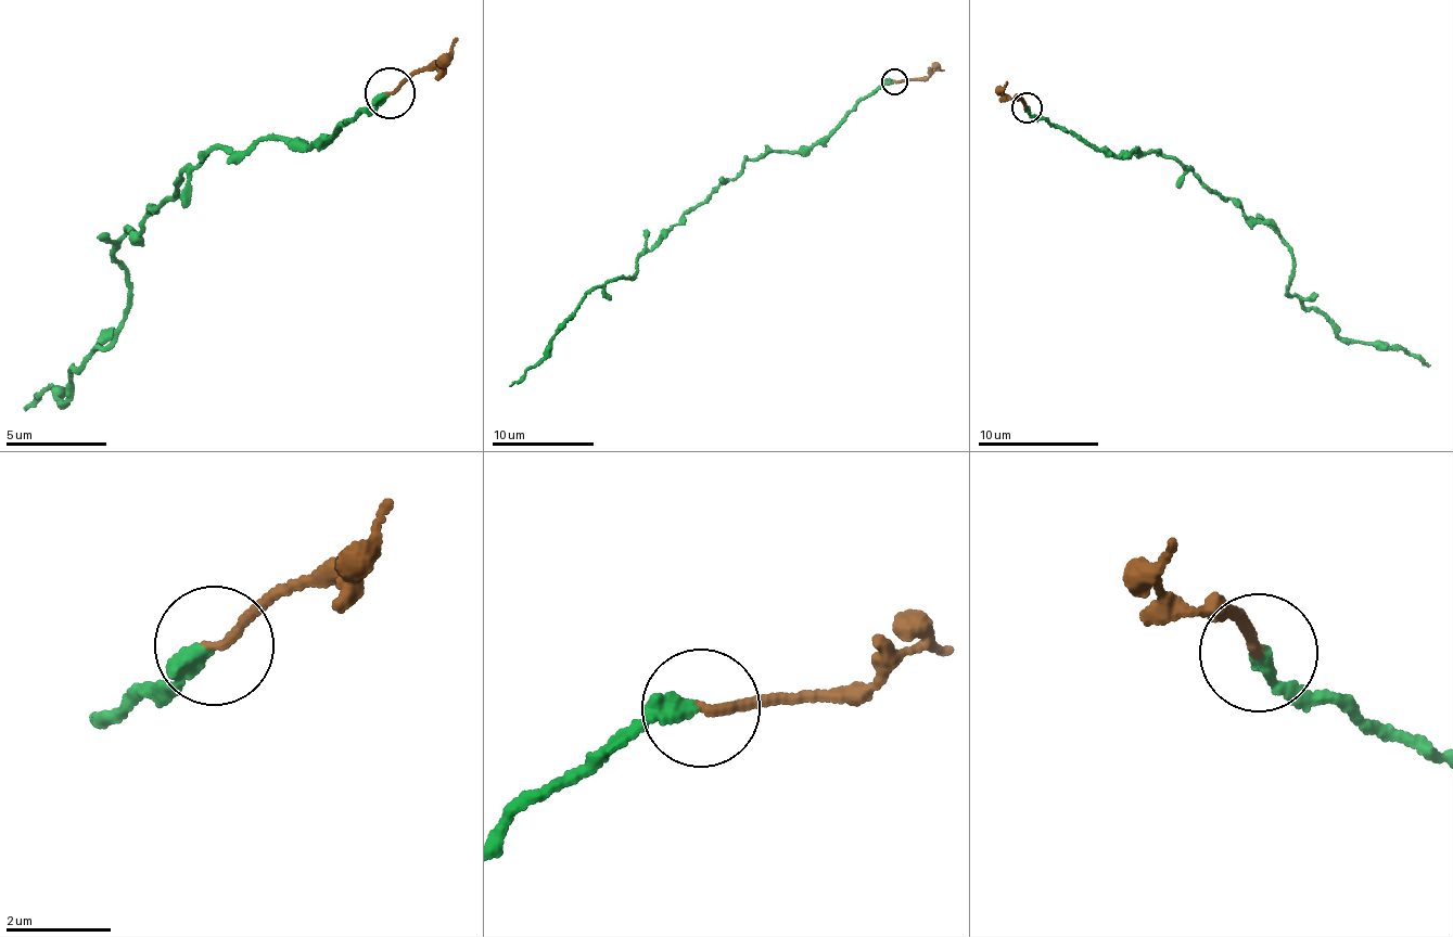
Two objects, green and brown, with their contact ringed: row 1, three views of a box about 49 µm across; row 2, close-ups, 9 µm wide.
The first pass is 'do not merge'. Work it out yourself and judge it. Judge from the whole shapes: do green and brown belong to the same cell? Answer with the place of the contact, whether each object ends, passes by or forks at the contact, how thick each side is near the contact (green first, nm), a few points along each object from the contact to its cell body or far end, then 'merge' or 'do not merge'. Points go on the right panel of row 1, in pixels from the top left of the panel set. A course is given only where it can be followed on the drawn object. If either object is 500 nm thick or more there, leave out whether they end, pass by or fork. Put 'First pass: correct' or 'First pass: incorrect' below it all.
(1027, 107) | green ends | brown ends | 320/180 nm | green via (1027, 106), (1119, 155), (1151, 149), (1181, 164), (1273, 226), (1290, 252), (1288, 290), (1337, 334), (1429, 366) | brown via (1025, 107), (1003, 91), (1006, 84) | do not merge
First pass: correct

